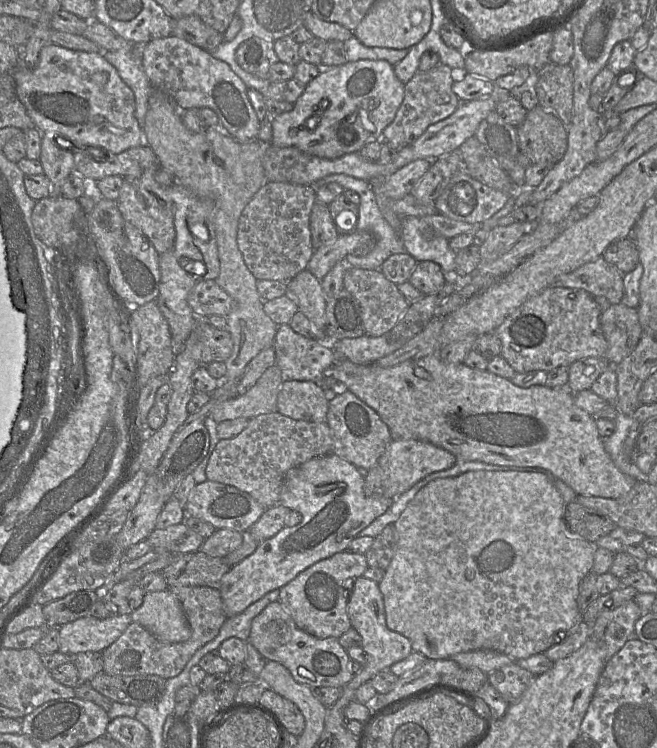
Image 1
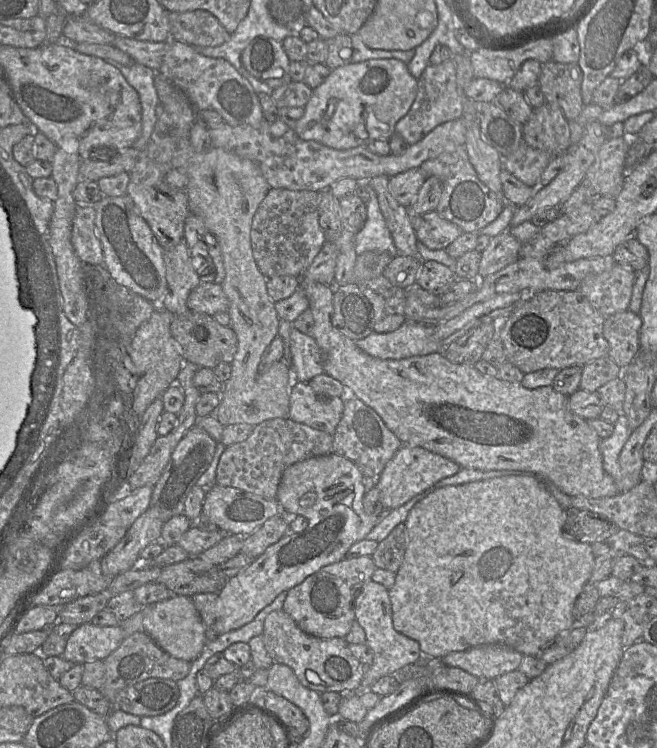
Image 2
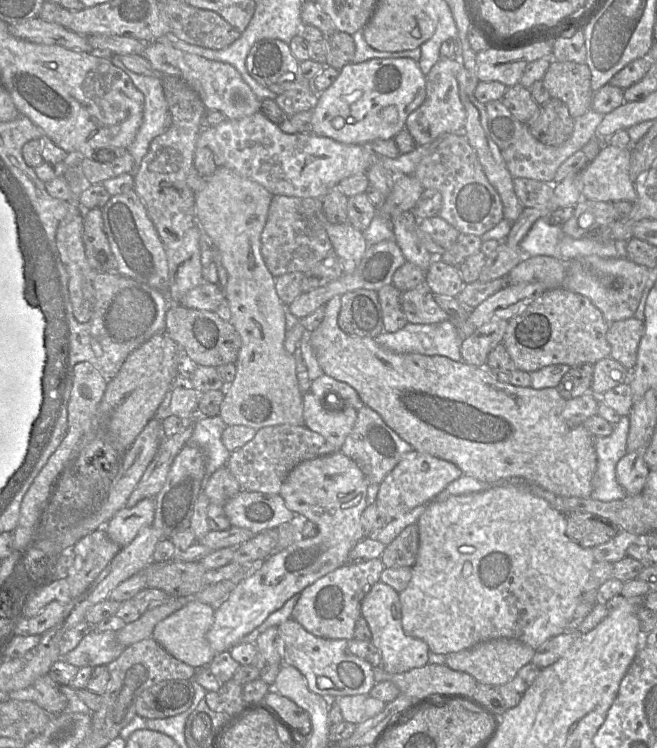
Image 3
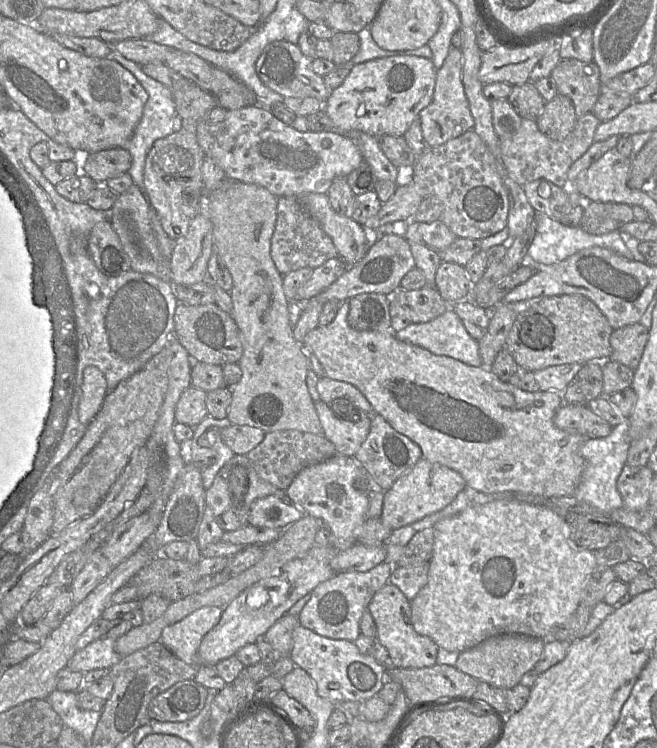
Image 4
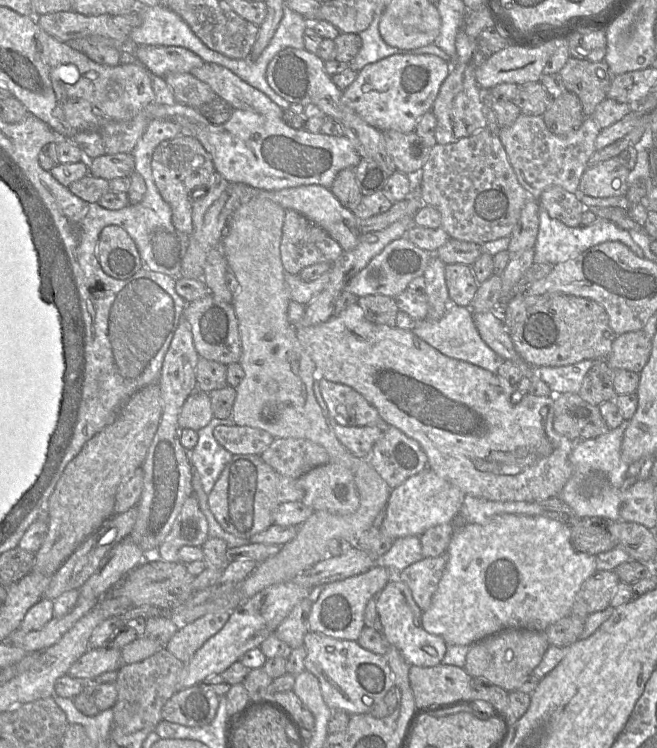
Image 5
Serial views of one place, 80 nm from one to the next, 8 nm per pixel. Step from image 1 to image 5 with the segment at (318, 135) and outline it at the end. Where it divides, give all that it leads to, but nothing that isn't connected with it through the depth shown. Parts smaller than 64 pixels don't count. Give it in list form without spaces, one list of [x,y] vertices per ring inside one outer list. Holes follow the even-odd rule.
[[[392,55],[363,67],[343,93],[343,100],[366,123],[380,131],[413,132],[420,118],[431,110],[451,63],[429,55]]]

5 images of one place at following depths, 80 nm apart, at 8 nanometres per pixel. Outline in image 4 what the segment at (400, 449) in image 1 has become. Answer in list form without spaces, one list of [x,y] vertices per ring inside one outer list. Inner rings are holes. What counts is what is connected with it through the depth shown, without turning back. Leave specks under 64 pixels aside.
[[[423,457],[410,472],[402,475],[388,490],[384,491],[382,522],[391,530],[410,525],[446,508],[465,487],[466,482],[457,471],[441,464],[430,462]]]

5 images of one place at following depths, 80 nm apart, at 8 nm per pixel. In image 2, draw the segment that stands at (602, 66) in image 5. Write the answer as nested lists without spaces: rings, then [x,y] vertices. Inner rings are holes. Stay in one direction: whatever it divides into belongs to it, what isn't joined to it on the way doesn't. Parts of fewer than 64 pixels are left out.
[[[550,60],[542,64],[537,83],[546,103],[557,105],[568,121],[575,120],[584,103],[581,96],[583,73],[577,63],[558,63]]]

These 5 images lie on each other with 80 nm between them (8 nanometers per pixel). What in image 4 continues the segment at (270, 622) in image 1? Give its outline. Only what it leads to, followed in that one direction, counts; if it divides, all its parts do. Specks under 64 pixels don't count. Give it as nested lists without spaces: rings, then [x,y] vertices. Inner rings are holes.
[[[298,625],[293,630],[293,646],[289,657],[313,679],[320,697],[336,704],[345,701],[365,701],[381,690],[386,679],[385,665],[362,654],[354,642],[323,637]]]

